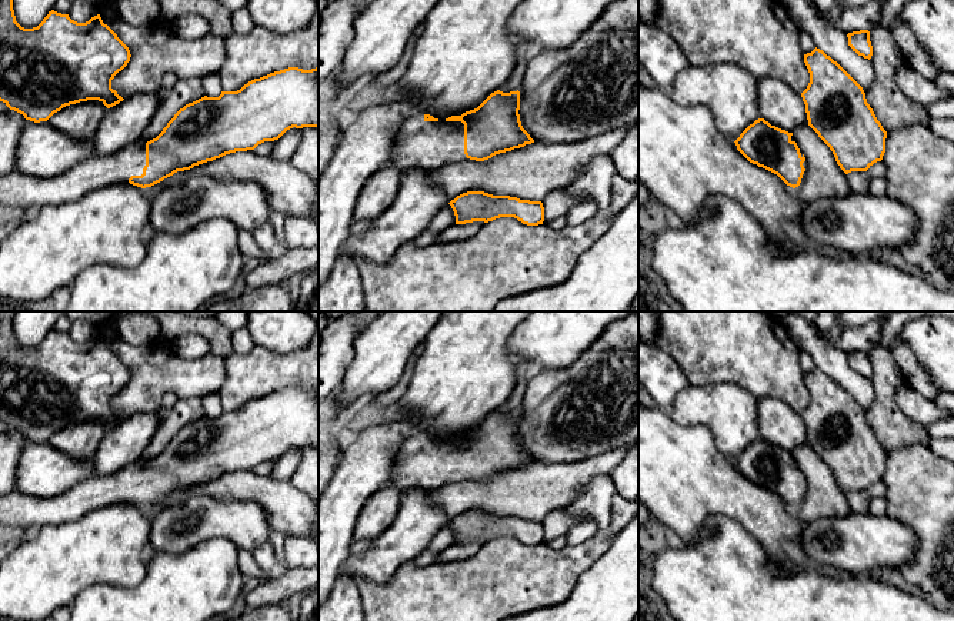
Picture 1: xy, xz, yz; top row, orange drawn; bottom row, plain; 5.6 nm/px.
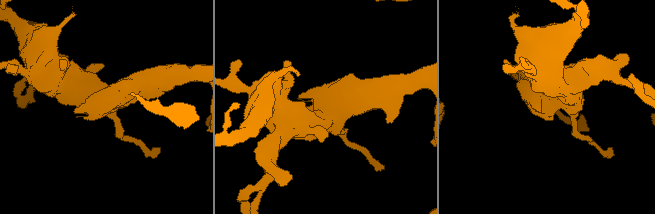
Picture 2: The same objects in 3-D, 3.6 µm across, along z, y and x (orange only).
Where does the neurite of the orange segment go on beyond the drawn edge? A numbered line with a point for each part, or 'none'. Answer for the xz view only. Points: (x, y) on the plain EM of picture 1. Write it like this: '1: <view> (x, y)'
1: xz (429, 464)

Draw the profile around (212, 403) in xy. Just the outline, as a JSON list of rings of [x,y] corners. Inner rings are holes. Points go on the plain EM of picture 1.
[[[219,393],[201,398],[204,414],[207,417],[219,417],[221,414],[221,400]]]

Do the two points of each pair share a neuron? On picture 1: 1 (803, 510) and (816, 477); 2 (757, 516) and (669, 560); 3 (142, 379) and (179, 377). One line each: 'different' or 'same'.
1: same
2: different
3: same

